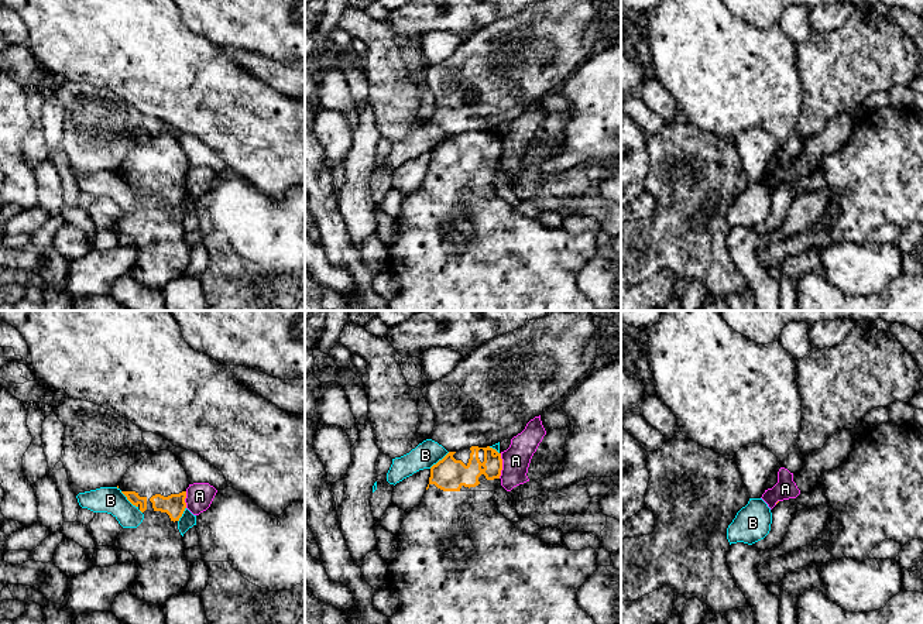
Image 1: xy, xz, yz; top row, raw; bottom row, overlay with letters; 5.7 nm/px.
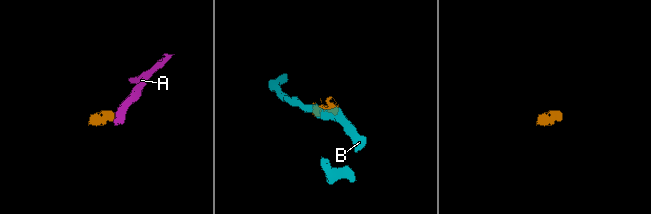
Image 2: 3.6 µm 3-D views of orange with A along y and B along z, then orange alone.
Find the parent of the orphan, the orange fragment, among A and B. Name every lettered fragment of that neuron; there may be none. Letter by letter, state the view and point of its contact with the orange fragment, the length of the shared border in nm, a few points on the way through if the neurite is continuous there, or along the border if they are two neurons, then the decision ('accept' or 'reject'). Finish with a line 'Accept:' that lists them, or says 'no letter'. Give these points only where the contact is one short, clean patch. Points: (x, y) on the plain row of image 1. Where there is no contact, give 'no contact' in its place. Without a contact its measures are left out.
A: meets orange in xz at (501, 150); contact 140 nm long; border along xz (501, 137), (501, 158), (498, 161); reject
B: meets orange in xz at (439, 144); contact 150 nm long; border along xz (449, 136), (429, 151); reject
Accept: no letter

